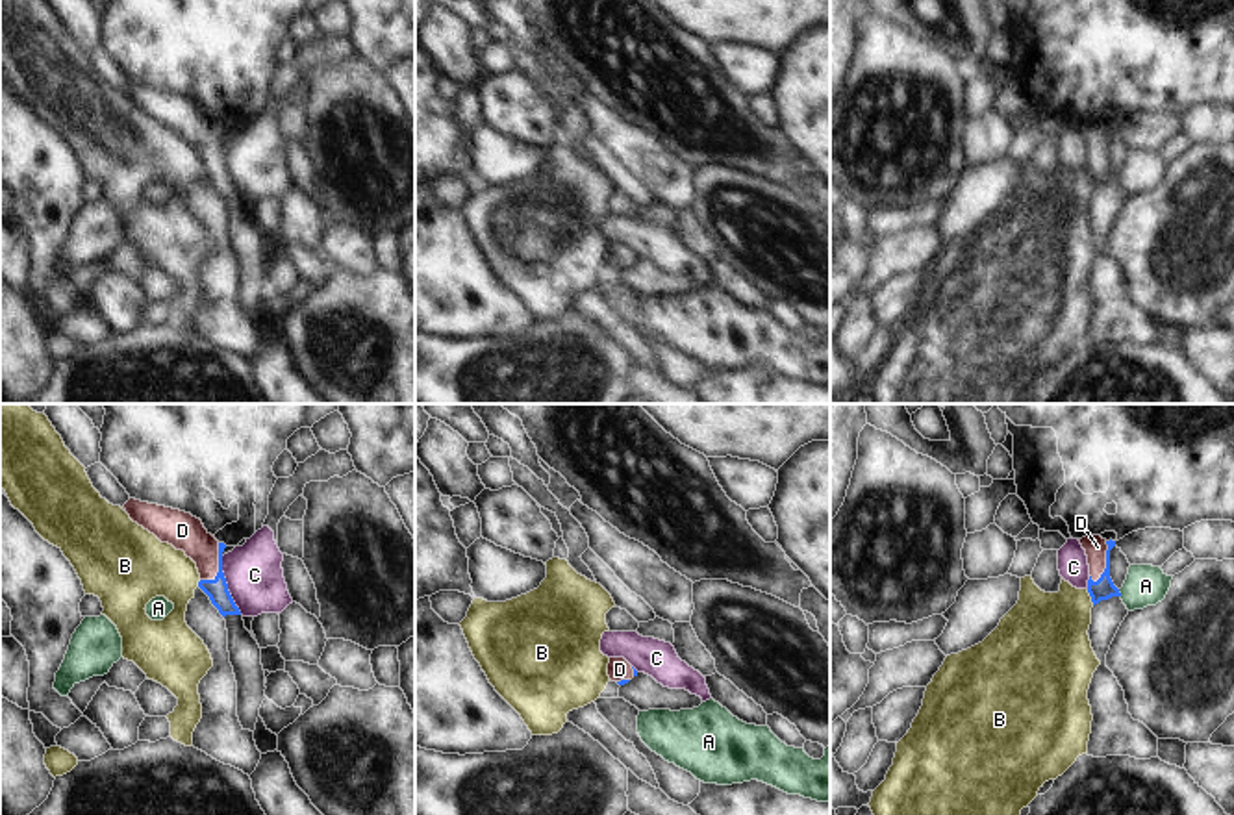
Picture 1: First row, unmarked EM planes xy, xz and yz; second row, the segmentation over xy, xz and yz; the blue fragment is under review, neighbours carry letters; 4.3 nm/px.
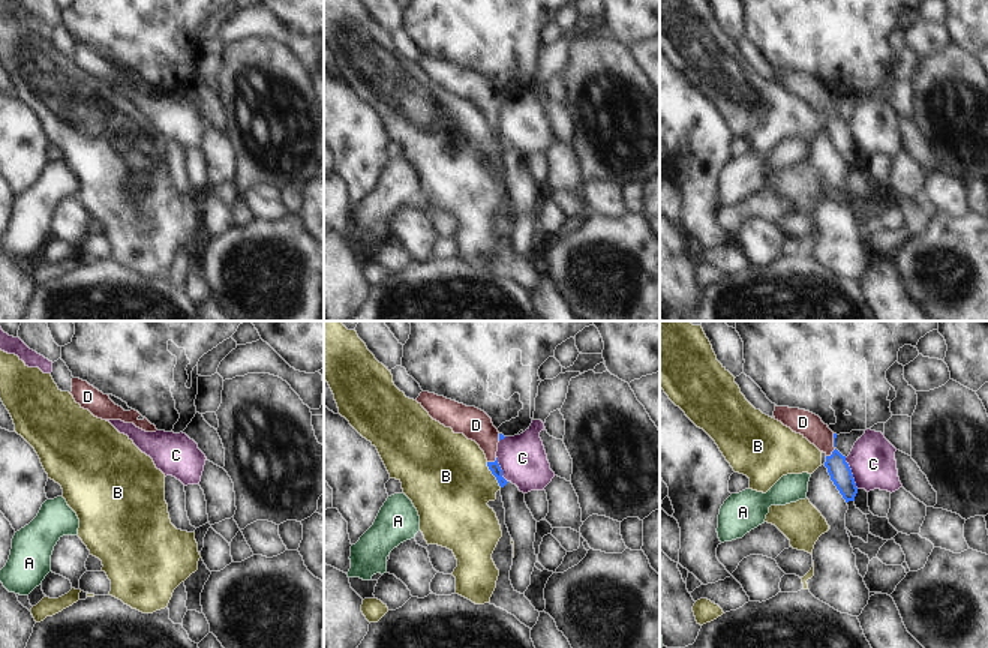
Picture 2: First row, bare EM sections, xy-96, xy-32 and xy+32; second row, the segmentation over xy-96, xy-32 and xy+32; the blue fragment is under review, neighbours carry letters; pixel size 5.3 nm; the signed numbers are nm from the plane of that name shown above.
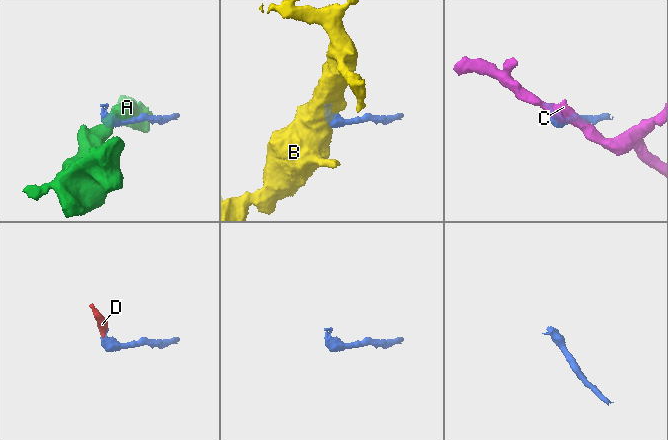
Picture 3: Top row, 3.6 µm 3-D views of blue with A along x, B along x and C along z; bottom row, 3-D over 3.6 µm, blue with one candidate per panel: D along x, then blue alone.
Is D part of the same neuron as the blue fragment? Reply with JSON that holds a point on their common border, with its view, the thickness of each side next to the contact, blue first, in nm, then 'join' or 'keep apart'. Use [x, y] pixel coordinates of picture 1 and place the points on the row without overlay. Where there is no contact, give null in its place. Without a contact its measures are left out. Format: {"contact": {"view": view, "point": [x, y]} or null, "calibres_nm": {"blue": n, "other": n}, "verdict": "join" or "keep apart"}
{"contact": {"view": "xy", "point": [219, 152]}, "calibres_nm": {"blue": 100, "other": 160}, "verdict": "join"}

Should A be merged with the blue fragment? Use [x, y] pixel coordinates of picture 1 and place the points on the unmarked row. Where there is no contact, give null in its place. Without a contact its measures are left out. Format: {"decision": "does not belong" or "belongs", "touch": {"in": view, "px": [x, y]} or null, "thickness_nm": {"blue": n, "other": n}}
{"decision": "does not belong", "touch": {"in": "yz", "px": [1120, 178]}, "thickness_nm": {"blue": 90, "other": 180}}

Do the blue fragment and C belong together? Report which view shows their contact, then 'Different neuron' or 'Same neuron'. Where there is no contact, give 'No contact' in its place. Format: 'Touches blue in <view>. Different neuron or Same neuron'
Touches blue in xy. Different neuron.

